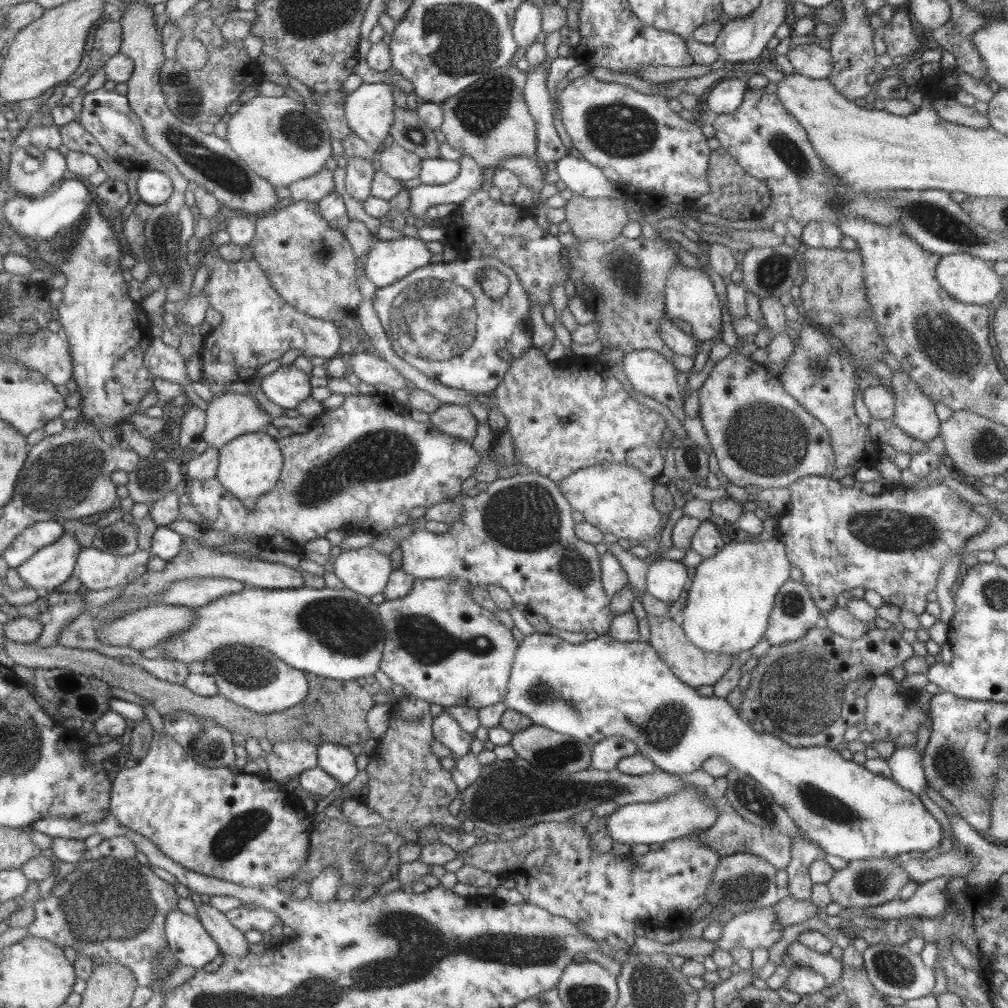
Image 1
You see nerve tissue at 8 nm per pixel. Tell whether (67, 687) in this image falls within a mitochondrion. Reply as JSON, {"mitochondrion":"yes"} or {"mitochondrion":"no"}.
{"mitochondrion":"yes"}

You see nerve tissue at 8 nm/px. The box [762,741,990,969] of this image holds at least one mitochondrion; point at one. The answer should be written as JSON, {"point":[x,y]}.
{"point":[813,799]}

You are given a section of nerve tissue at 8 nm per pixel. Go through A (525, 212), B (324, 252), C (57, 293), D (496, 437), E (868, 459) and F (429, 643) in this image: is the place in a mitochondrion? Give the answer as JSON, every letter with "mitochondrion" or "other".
{"A":"other","B":"mitochondrion","C":"other","D":"other","E":"other","F":"mitochondrion"}

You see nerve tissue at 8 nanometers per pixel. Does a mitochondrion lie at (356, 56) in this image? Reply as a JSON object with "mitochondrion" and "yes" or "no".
{"mitochondrion":"no"}

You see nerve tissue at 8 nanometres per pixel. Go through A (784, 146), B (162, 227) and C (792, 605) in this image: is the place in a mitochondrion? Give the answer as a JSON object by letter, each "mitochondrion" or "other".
{"A":"mitochondrion","B":"mitochondrion","C":"mitochondrion"}

